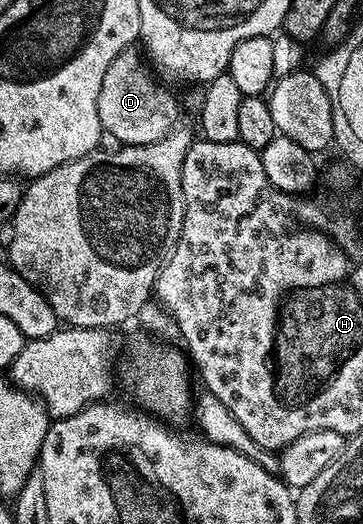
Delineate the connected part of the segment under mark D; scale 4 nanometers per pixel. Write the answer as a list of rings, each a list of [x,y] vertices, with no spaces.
[[[139,49],[121,52],[102,80],[102,92],[98,96],[98,120],[102,128],[118,136],[125,146],[154,144],[154,140],[165,138],[171,130],[177,129],[176,117],[180,110],[176,107],[175,96],[163,84]]]

